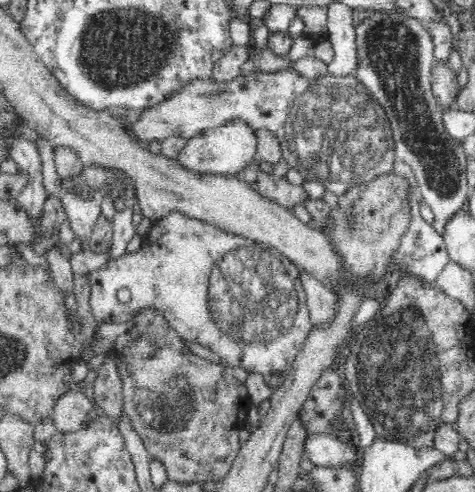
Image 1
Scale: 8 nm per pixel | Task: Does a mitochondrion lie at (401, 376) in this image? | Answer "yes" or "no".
yes

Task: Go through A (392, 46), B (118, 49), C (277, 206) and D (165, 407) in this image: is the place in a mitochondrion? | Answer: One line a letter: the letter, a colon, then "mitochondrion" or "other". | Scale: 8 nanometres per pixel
A: mitochondrion
B: mitochondrion
C: other
D: mitochondrion

